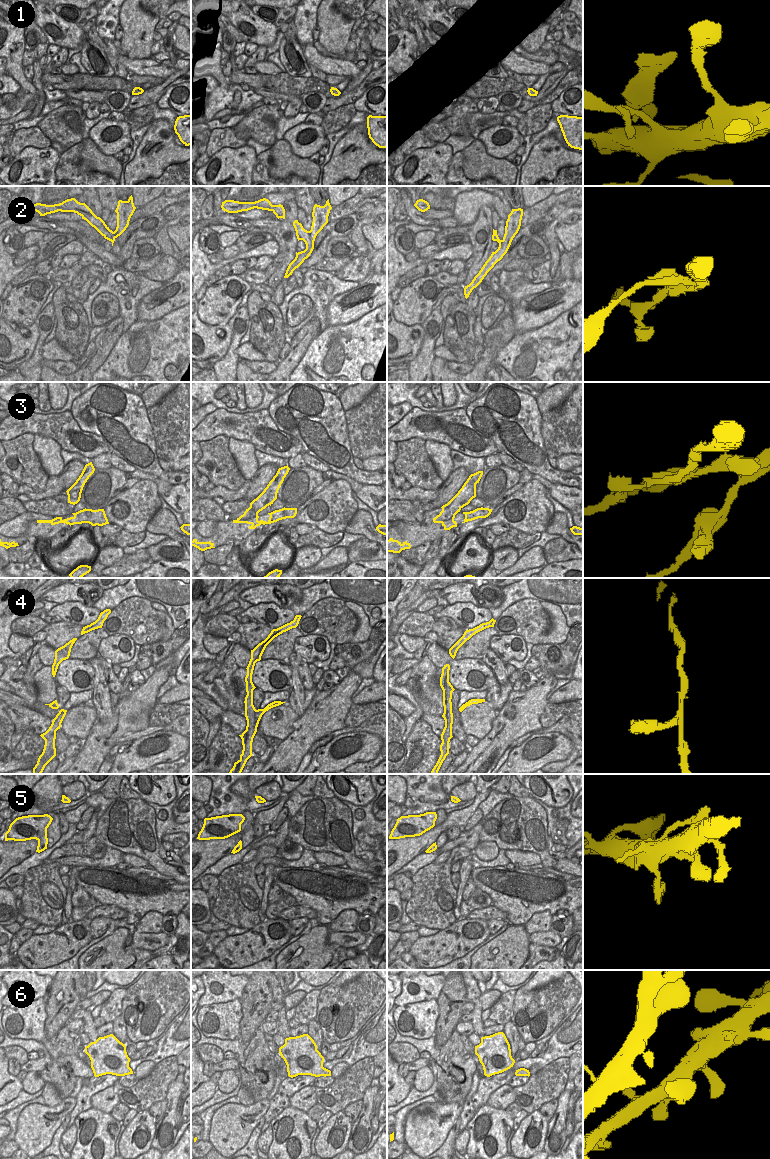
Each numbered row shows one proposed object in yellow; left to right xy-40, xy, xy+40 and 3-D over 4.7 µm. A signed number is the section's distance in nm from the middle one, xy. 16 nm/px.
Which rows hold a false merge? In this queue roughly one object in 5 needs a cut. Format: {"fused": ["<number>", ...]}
{"fused": ["2", "3", "4"]}

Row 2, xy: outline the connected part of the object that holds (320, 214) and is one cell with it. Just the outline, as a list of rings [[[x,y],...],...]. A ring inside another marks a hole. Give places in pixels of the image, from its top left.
[[[329,199],[326,201],[324,206],[315,204],[313,207],[312,217],[313,222],[311,230],[309,233],[304,234],[304,242],[306,244],[306,249],[301,252],[296,252],[295,259],[289,264],[284,278],[288,278],[292,275],[293,271],[298,268],[305,259],[309,257],[314,249],[314,241],[317,234],[323,229],[323,227],[328,223],[328,216],[330,210],[332,209]]]

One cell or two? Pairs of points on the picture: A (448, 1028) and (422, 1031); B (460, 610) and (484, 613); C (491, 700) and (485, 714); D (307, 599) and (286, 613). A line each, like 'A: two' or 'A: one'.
A: two
B: one
C: two
D: two

